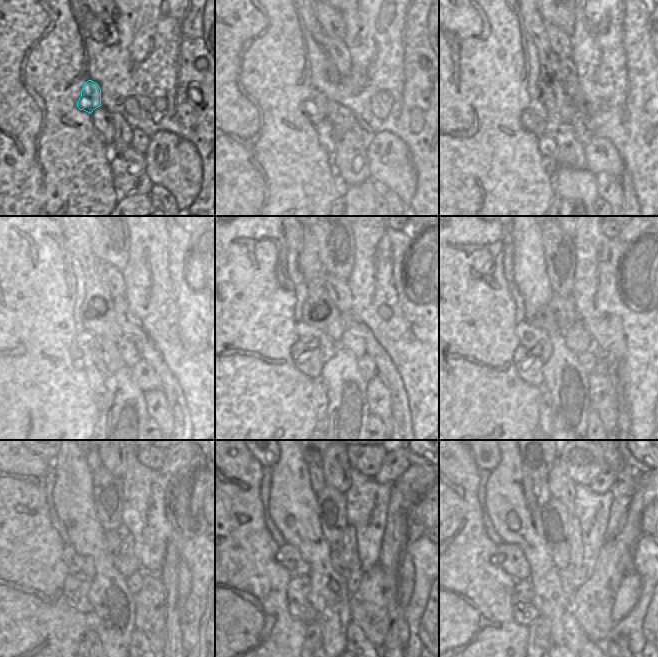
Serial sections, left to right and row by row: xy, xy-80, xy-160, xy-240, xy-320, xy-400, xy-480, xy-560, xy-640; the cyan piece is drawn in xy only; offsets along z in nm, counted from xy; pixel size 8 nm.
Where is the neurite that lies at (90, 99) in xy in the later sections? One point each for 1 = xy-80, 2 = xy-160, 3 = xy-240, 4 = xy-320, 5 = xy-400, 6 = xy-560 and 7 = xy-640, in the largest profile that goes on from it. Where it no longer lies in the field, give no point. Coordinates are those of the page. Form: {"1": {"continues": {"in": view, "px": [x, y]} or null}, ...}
{"1": {"continues": {"in": "xy-80", "px": [314, 107]}}, "2": {"continues": {"in": "xy-160", "px": [533, 118]}}, "3": {"continues": {"in": "xy-240", "px": [82, 347]}}, "4": {"continues": {"in": "xy-320", "px": [305, 354]}}, "5": {"continues": {"in": "xy-400", "px": [528, 363]}}, "6": {"continues": {"in": "xy-560", "px": [298, 589]}}, "7": {"continues": {"in": "xy-640", "px": [524, 611]}}}

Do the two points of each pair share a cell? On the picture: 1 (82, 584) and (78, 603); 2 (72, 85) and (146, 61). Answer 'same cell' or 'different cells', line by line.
1: same cell
2: different cells

